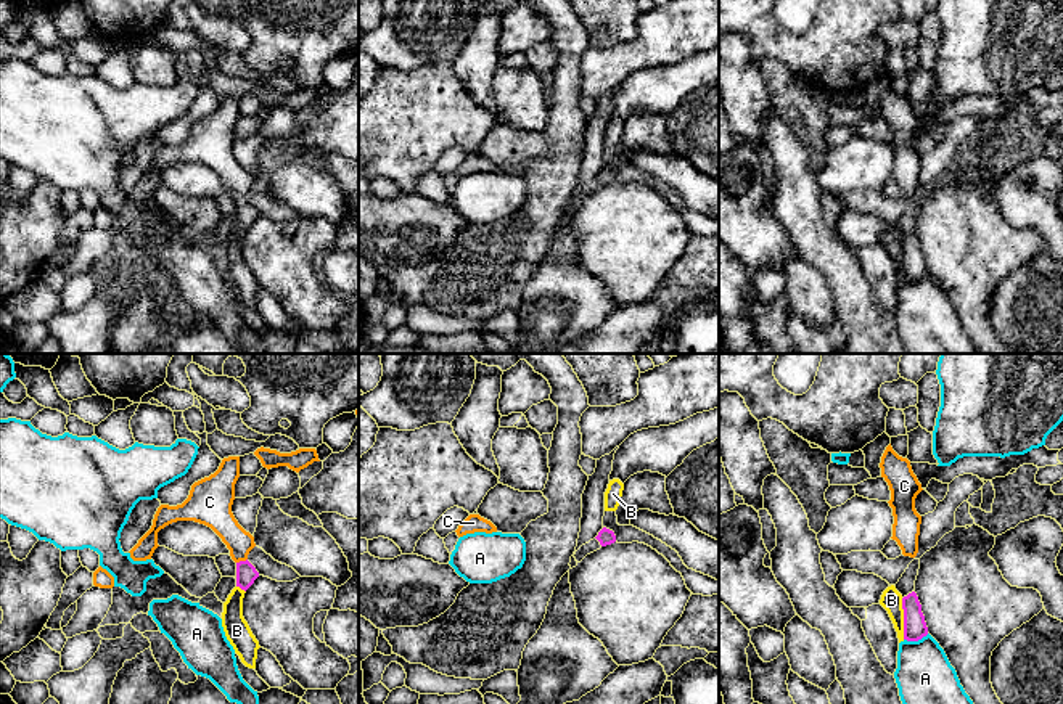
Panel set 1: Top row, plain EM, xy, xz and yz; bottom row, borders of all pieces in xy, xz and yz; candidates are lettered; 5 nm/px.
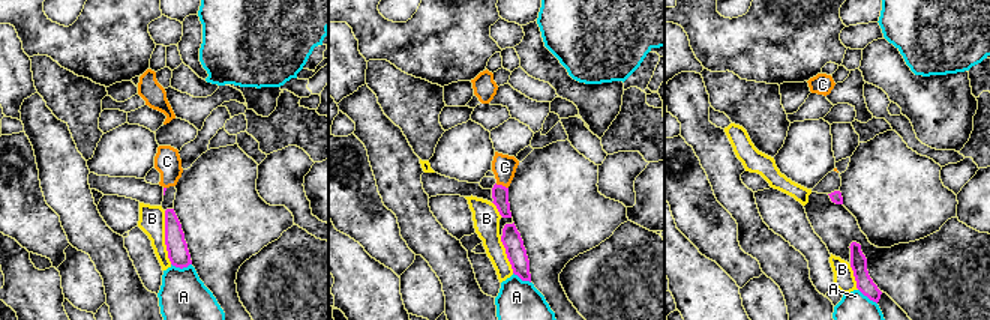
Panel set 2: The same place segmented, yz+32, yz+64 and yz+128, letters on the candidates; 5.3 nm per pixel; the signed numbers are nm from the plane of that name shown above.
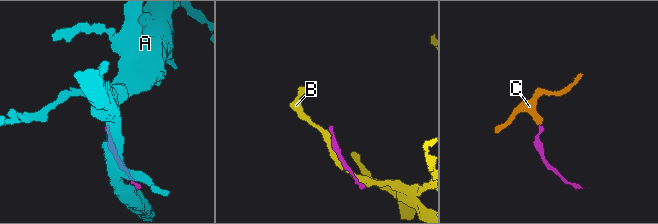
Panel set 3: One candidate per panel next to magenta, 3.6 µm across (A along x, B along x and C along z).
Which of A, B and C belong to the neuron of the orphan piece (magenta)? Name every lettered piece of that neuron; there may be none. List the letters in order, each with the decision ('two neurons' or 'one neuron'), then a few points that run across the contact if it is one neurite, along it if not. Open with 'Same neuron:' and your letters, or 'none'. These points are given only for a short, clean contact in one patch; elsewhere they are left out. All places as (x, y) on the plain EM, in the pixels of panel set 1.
Same neuron: C
A: two neurons
B: two neurons
C: one neuron; line xy (246, 214), (242, 201), (240, 182), (219, 158)

